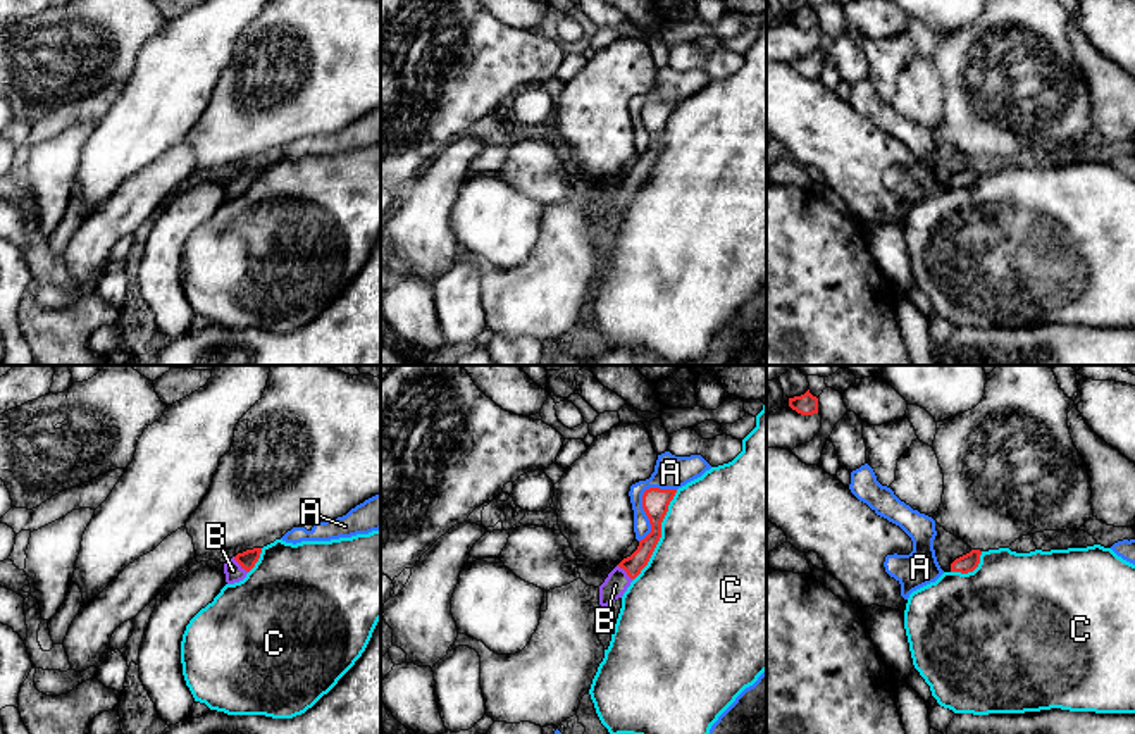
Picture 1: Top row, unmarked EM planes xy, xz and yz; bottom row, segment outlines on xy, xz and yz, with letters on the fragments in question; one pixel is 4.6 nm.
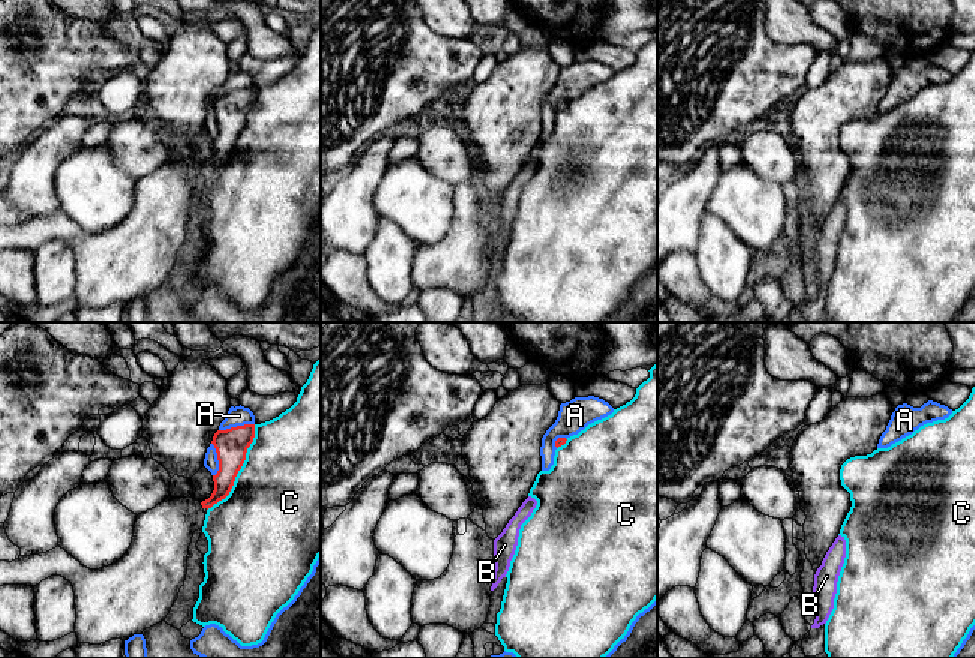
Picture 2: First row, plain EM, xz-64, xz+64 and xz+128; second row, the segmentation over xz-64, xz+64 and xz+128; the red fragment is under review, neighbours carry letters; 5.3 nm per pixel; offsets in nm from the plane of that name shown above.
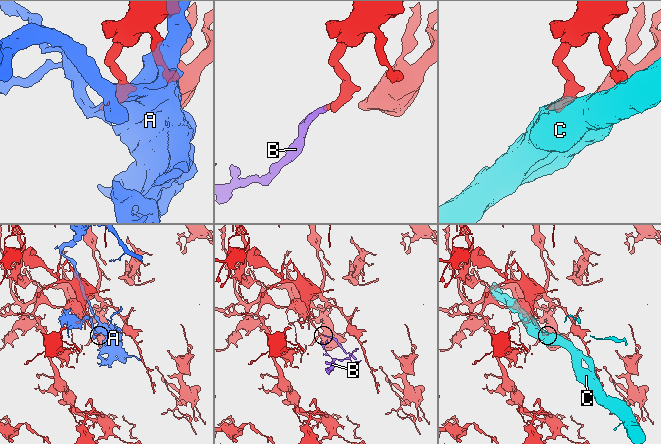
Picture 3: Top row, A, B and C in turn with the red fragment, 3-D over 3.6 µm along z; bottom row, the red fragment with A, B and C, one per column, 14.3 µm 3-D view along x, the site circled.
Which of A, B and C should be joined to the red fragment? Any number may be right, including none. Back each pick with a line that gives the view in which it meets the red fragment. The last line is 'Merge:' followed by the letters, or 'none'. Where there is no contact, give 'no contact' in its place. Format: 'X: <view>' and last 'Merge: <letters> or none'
B: xy
Merge: B

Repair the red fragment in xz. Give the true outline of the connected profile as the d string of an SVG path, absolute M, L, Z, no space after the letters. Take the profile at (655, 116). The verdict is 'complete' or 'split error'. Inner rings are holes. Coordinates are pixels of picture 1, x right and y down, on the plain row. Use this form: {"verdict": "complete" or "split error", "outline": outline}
{"verdict": "split error", "outline": "M649 102L642 109L642 122L649 133L651 146L639 155L637 164L623 172L599 200L601 226L615 214L622 212L630 196L648 179L660 152L661 136L668 126L668 119L673 114L677 103Z"}

